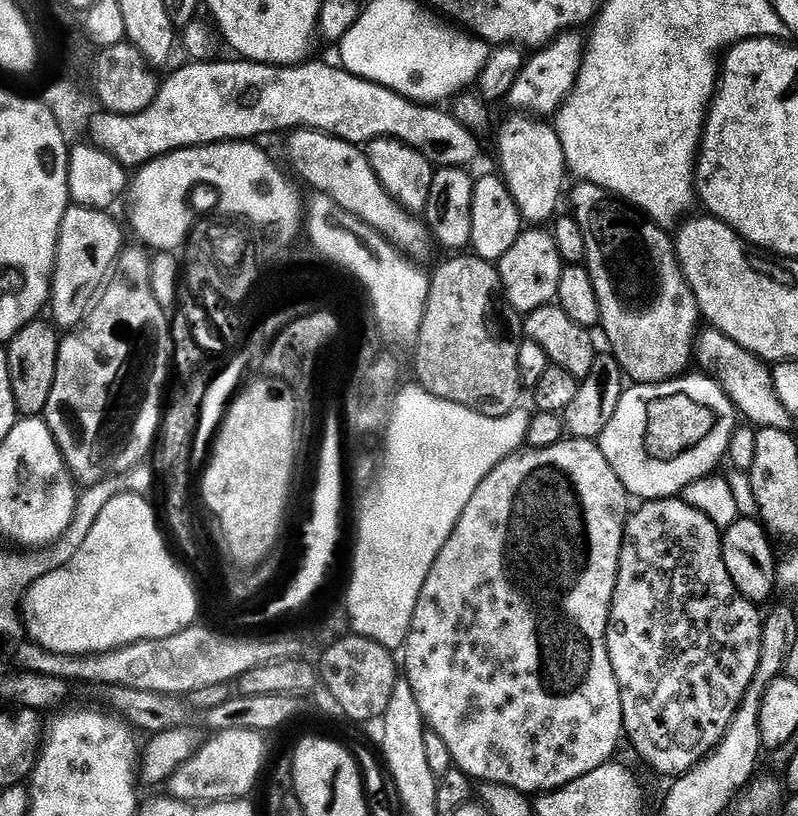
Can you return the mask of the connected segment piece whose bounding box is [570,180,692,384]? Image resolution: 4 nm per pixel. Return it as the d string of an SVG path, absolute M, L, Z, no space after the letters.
M585 180L573 183L571 215L582 226L582 238L586 238L583 263L594 282L594 294L598 294L600 307L599 327L612 347L615 363L623 369L629 381L638 384L657 384L659 380L671 380L685 371L680 365L680 348L670 346L670 300L691 294L690 286L682 274L682 266L676 257L673 237L663 227L652 223L637 209L609 194L602 186L594 186Z

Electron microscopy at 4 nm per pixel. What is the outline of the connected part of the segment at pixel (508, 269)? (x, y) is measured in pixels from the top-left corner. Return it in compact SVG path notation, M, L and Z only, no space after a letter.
M532 228L521 231L518 242L506 250L504 257L499 260L500 287L504 294L507 307L513 308L519 314L533 312L538 306L555 301L558 294L558 282L562 270L566 267L558 254L558 246L554 246L551 231Z

